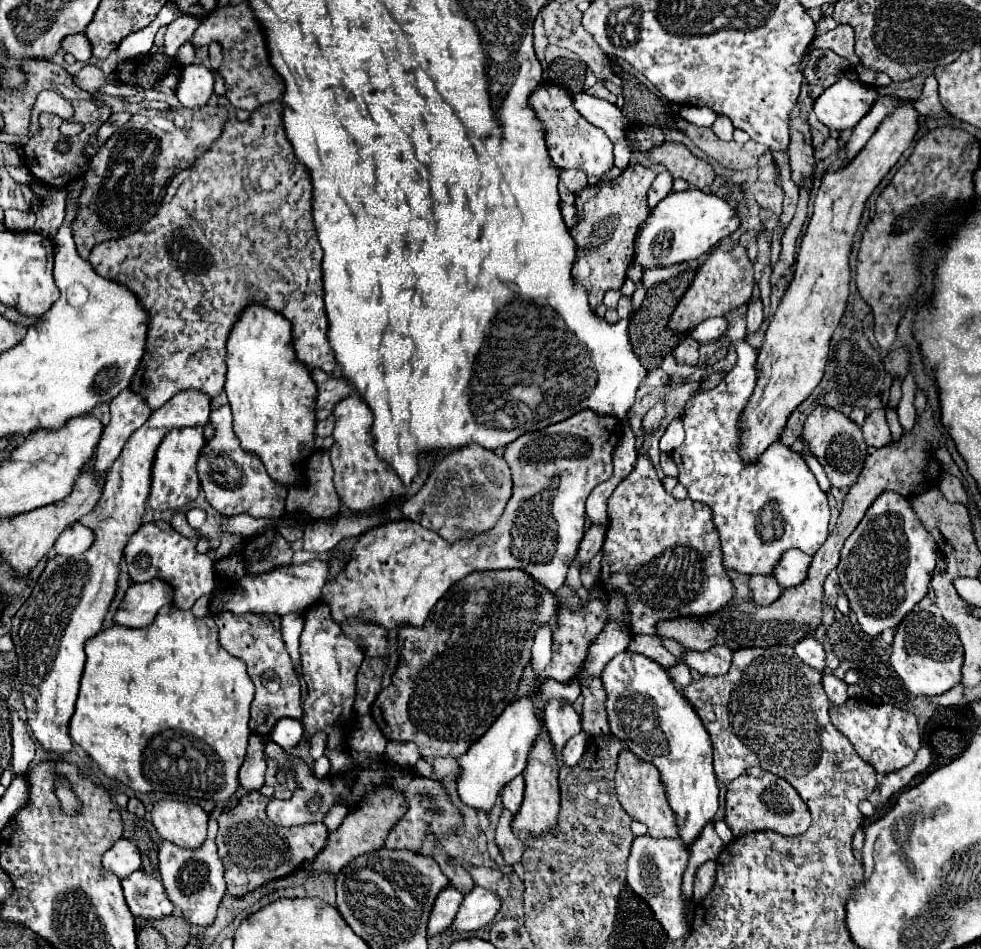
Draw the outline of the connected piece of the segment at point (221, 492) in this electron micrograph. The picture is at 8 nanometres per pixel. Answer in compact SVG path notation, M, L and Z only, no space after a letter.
M224 404L218 410L212 410L210 422L214 426L214 436L202 448L202 458L198 460L198 466L196 466L202 490L210 506L226 516L250 514L254 518L270 518L270 520L282 518L288 488L268 476L262 460L256 454L244 452L240 448L238 438L232 430L230 406Z

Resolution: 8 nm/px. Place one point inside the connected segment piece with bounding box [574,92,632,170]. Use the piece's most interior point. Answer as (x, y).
(602, 113)

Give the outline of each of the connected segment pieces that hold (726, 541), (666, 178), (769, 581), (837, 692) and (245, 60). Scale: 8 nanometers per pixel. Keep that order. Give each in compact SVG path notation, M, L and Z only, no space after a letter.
M736 340L736 342L734 342L734 348L736 348L736 352L738 352L738 364L726 374L726 378L724 378L716 388L712 388L712 390L708 390L708 392L696 392L696 394L686 402L686 410L684 410L684 416L682 416L682 424L684 424L684 430L686 430L686 440L682 442L680 448L676 448L676 450L672 452L672 458L674 458L676 466L678 466L678 482L684 484L684 486L688 488L688 496L690 496L692 500L702 502L702 504L708 504L708 506L712 508L712 512L714 512L714 522L716 522L716 528L718 528L720 540L722 540L724 566L726 566L726 568L734 568L734 570L738 570L738 572L742 572L742 574L772 574L772 568L774 568L776 562L780 560L782 552L786 552L786 550L790 550L790 548L798 548L798 550L802 550L802 552L806 552L806 554L816 554L816 552L818 552L818 548L820 548L820 546L826 542L826 538L828 538L830 506L828 506L828 496L820 490L820 486L818 486L818 482L814 480L814 474L812 474L812 470L806 466L804 458L802 458L798 452L792 452L792 448L788 448L780 438L778 438L776 442L772 442L754 462L750 462L750 464L742 462L744 458L742 458L742 454L740 454L740 438L742 438L740 422L742 422L742 412L744 412L744 408L746 408L746 404L748 404L750 396L752 396L752 388L756 386L756 368L754 368L756 352L754 352L754 348L752 348L746 340Z
M662 172L660 176L656 176L656 180L652 182L650 190L648 190L648 204L650 208L654 208L662 198L666 198L672 190L672 176L668 172Z
M750 576L750 590L752 590L752 600L756 604L766 604L766 606L778 600L782 594L782 588L774 576Z
M824 674L822 686L824 686L824 692L826 692L826 696L830 698L830 702L832 702L834 706L842 706L842 704L848 700L846 682L840 680L840 678L836 678L834 674Z
M248 2L216 8L208 18L202 18L200 26L190 36L188 42L196 48L196 46L208 46L214 40L218 40L224 50L224 62L220 66L220 74L226 80L226 96L236 108L254 112L258 106L282 98L284 80L268 60L266 36L262 34L262 26L256 22Z

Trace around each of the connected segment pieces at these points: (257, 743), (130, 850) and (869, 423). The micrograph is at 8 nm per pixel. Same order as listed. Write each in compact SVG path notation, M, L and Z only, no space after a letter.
M256 734L250 736L248 754L240 768L240 788L244 790L260 790L264 786L264 772L266 772L264 742L266 740L262 740Z
M120 838L102 858L102 868L116 874L120 880L136 870L140 870L140 852L132 840Z
M884 408L874 410L866 416L866 422L862 424L862 432L864 432L866 444L874 446L874 448L880 448L880 442L882 442L882 446L886 446L892 440L890 428L888 428L888 422L884 416Z

